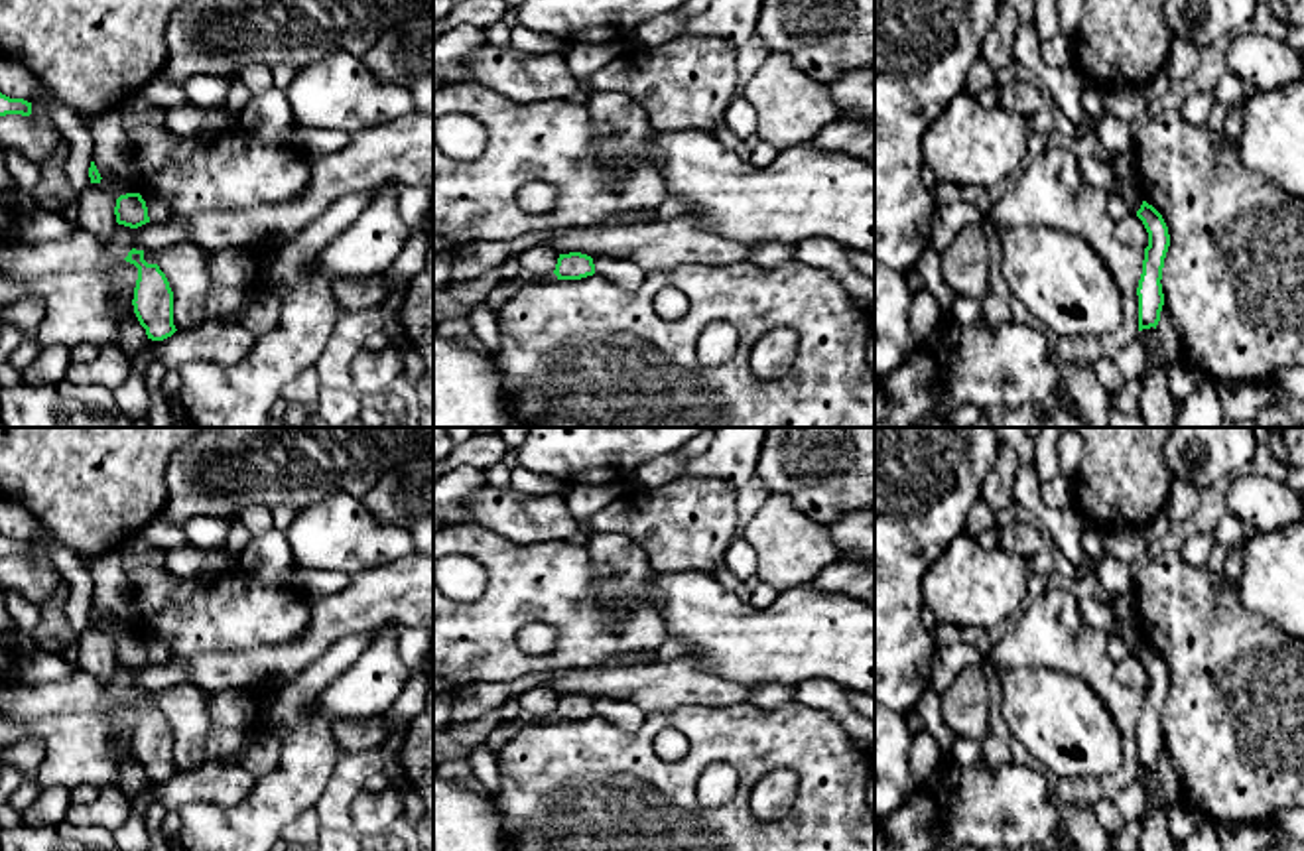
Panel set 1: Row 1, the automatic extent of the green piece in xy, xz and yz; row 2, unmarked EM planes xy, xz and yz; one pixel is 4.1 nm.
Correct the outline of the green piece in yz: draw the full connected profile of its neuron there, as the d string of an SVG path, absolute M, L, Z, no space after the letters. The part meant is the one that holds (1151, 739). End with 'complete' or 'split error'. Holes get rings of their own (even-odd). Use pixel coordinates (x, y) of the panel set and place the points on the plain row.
M1142 642L1141 650L1137 652L1137 658L1142 662L1148 674L1148 687L1144 689L1142 715L1137 729L1139 772L1142 772L1150 768L1156 770L1160 762L1160 753L1164 747L1160 721L1162 721L1164 699L1170 687L1170 676L1162 656L1146 642Z | complete

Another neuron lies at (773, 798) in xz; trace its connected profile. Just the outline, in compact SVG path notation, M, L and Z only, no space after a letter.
M776 770L770 780L760 780L750 792L750 812L762 821L774 821L784 818L798 790L796 770Z

